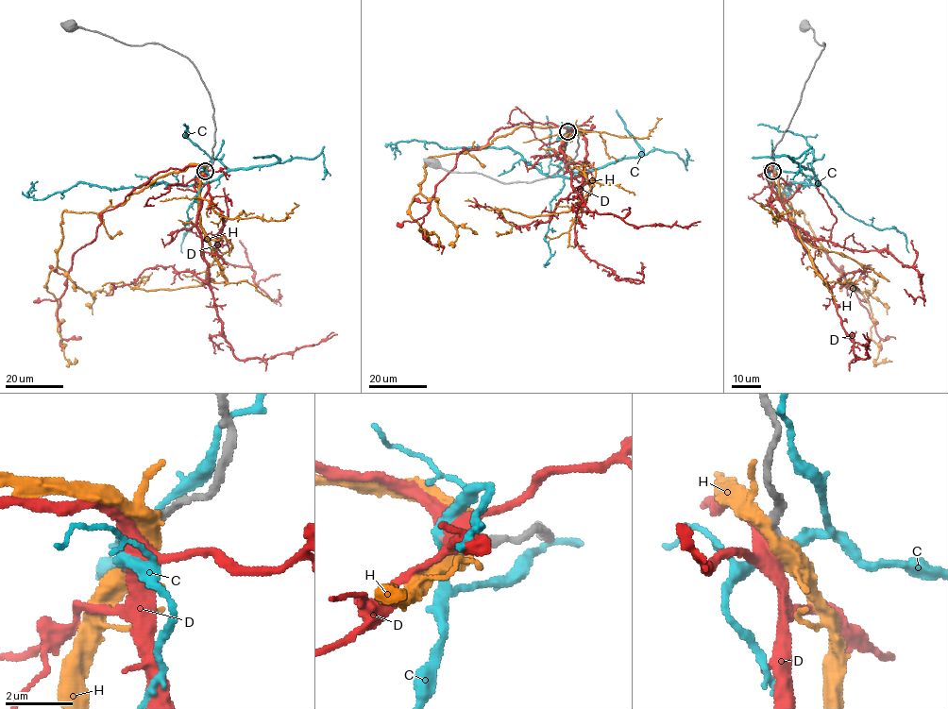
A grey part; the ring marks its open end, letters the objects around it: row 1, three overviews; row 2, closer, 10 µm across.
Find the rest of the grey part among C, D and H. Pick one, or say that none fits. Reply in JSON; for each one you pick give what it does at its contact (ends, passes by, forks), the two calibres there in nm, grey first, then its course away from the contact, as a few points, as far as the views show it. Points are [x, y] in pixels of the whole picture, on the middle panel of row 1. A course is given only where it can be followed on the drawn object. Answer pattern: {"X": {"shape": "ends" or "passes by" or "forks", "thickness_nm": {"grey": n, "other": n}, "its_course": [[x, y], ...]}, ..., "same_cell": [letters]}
{"D": {"shape": "forks", "thickness_nm": {"grey": 260, "other": 480}, "its_course": [[567, 131], [560, 148], [565, 167], [571, 185], [592, 211], [618, 216], [638, 227], [683, 227], [701, 221]]}, "same_cell": ["D"]}

